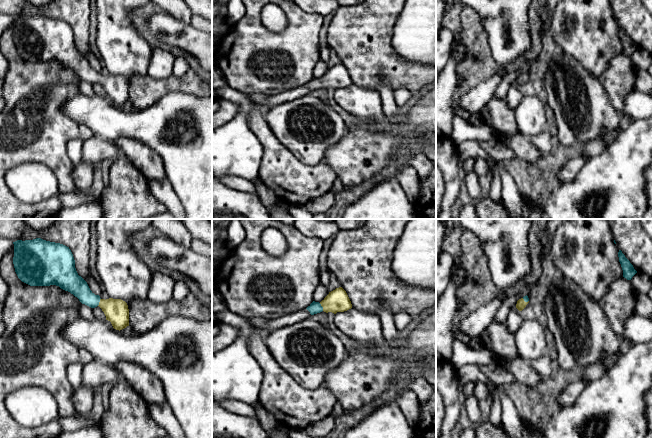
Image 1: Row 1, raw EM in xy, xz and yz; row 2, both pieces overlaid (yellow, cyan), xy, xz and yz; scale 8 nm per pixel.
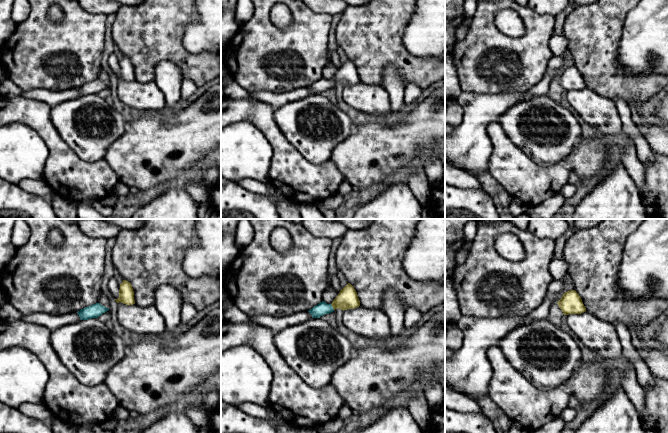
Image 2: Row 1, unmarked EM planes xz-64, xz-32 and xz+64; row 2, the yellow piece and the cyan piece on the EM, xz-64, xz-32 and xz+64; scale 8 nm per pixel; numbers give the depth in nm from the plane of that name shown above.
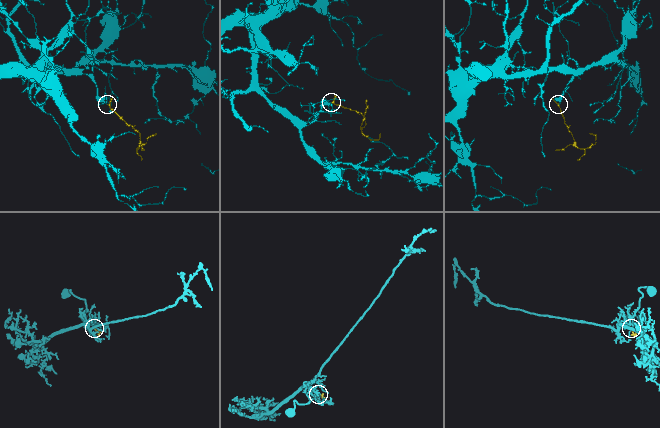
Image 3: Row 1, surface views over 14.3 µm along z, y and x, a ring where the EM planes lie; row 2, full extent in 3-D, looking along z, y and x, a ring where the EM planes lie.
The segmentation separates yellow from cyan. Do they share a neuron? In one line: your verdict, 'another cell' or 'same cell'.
same cell

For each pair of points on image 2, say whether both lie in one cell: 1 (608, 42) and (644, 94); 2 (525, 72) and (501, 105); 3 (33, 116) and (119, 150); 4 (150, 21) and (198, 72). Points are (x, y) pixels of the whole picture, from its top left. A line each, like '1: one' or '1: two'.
1: one
2: two
3: two
4: one

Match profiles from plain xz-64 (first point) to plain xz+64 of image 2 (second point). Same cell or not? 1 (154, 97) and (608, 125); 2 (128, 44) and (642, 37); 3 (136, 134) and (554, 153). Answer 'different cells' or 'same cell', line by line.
1: same cell
2: different cells
3: different cells

